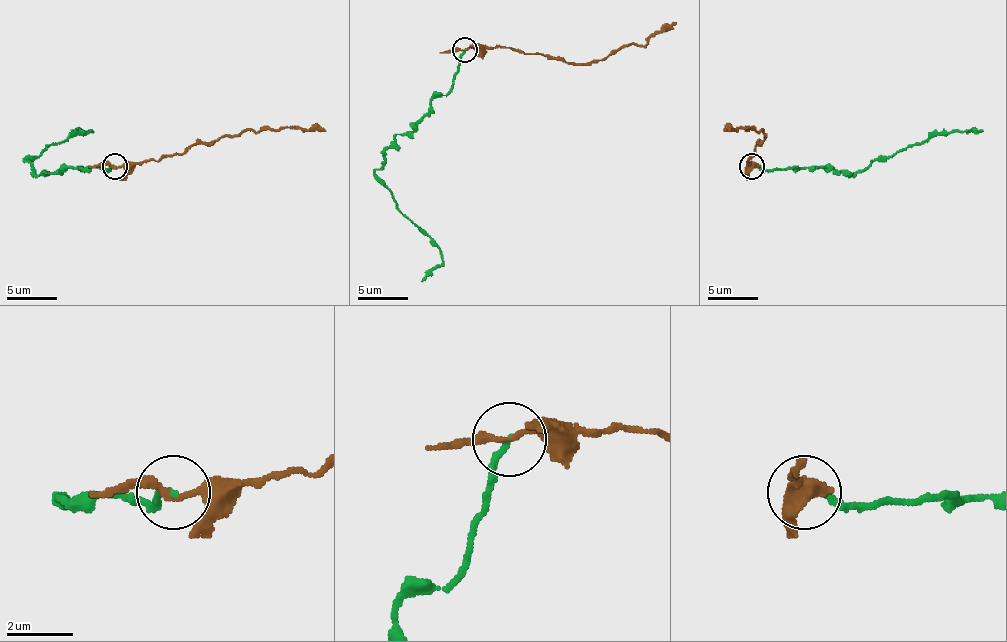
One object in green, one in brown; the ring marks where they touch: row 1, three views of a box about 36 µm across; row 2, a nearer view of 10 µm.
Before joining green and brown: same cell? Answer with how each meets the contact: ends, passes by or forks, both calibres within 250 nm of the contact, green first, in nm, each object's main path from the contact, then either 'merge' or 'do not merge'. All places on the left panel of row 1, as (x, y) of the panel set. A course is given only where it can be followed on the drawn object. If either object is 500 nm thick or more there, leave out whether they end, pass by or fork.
green ends; brown passes by; calibres 190 and 200 nm; course green (115, 165), (107, 170), (62, 168), (37, 175), (25, 160), (32, 160), (45, 148), (92, 130), (70, 130); course brown (112, 165), (130, 168), (168, 155), (183, 155), (198, 143), (243, 133), (293, 128), (326, 130); do not merge

